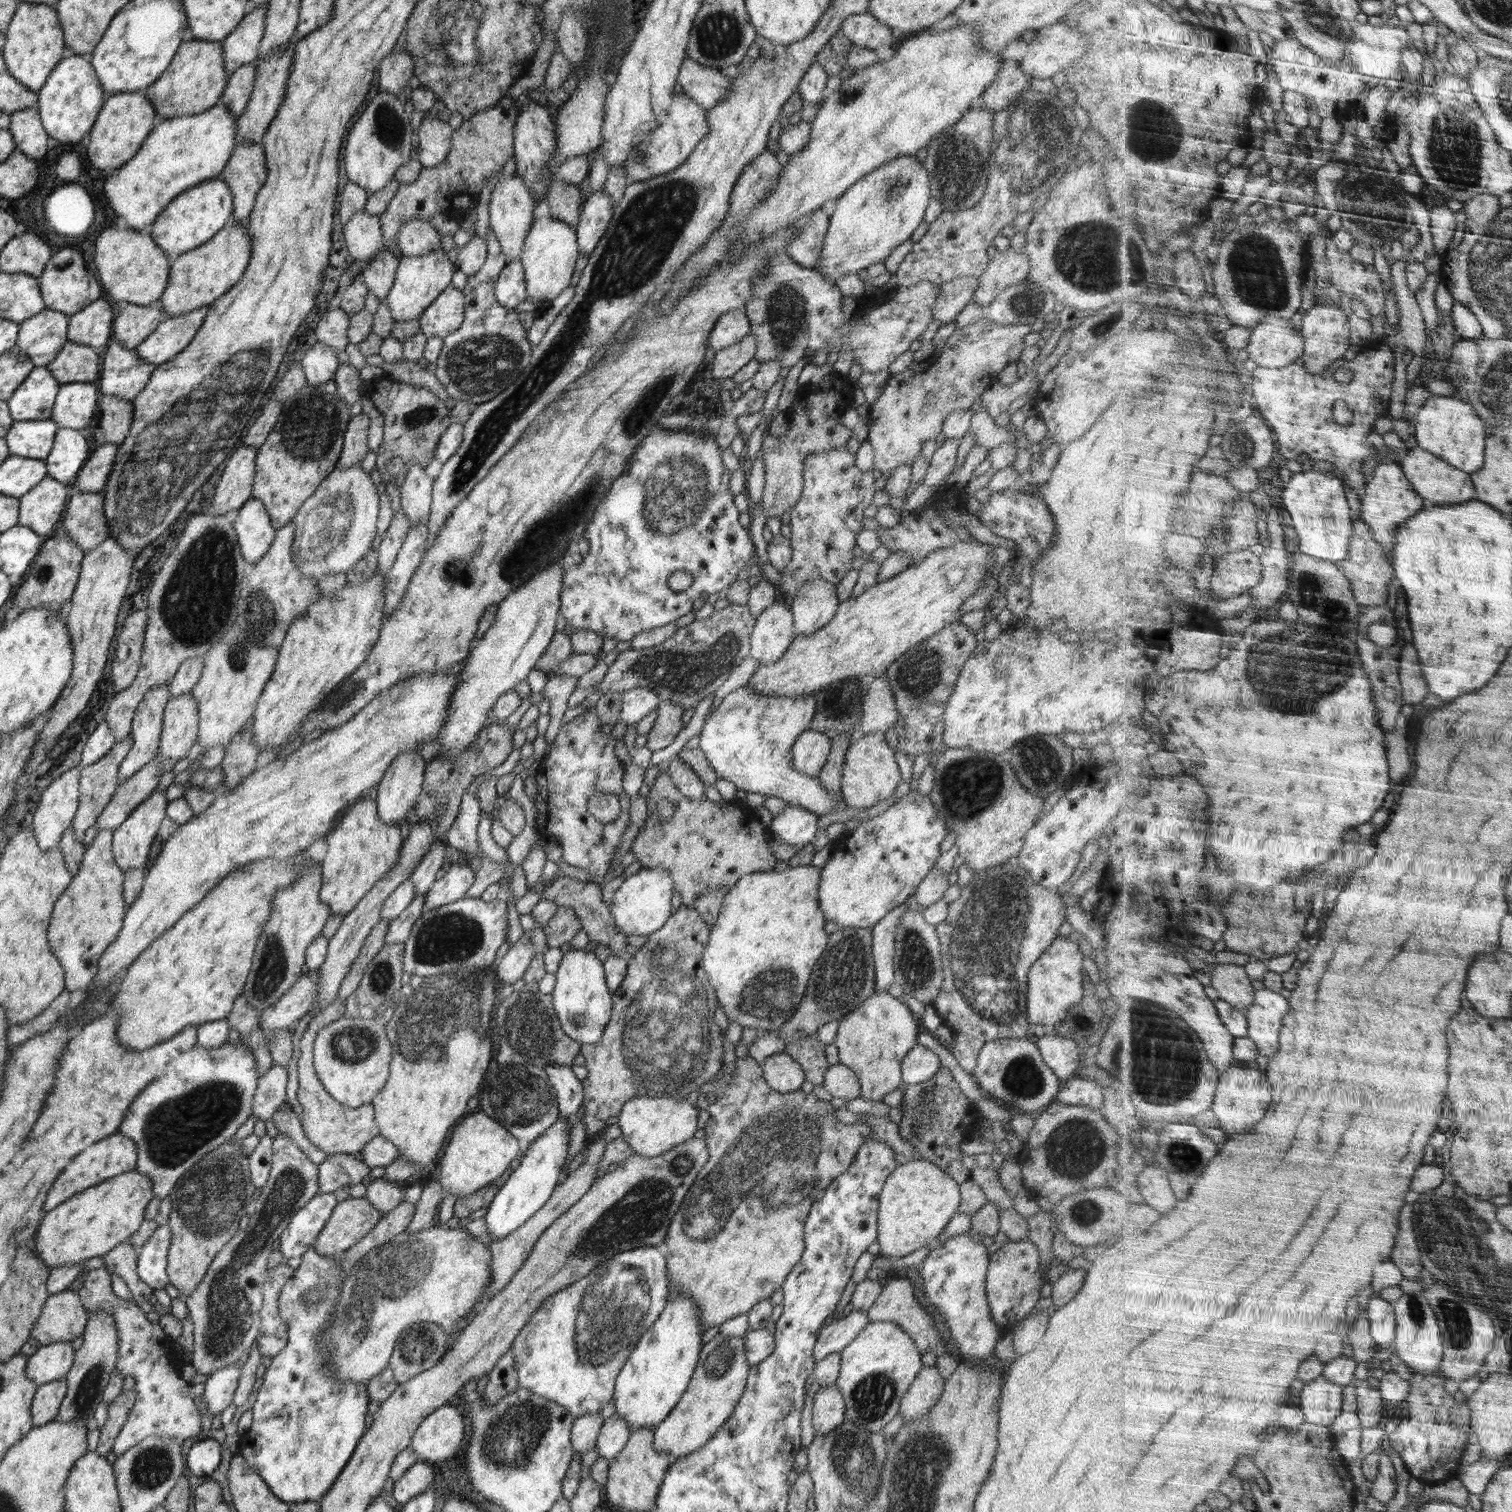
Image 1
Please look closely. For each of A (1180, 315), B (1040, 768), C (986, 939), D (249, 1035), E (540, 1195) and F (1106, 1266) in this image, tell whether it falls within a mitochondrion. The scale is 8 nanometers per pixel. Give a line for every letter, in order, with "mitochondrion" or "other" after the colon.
A: other
B: mitochondrion
C: mitochondrion
D: other
E: other
F: other

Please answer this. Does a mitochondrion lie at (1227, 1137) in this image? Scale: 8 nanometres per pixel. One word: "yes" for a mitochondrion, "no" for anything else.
no

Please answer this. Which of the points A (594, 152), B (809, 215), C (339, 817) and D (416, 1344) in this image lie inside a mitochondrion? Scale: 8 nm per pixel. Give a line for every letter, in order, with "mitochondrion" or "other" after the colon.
A: other
B: other
C: other
D: mitochondrion

